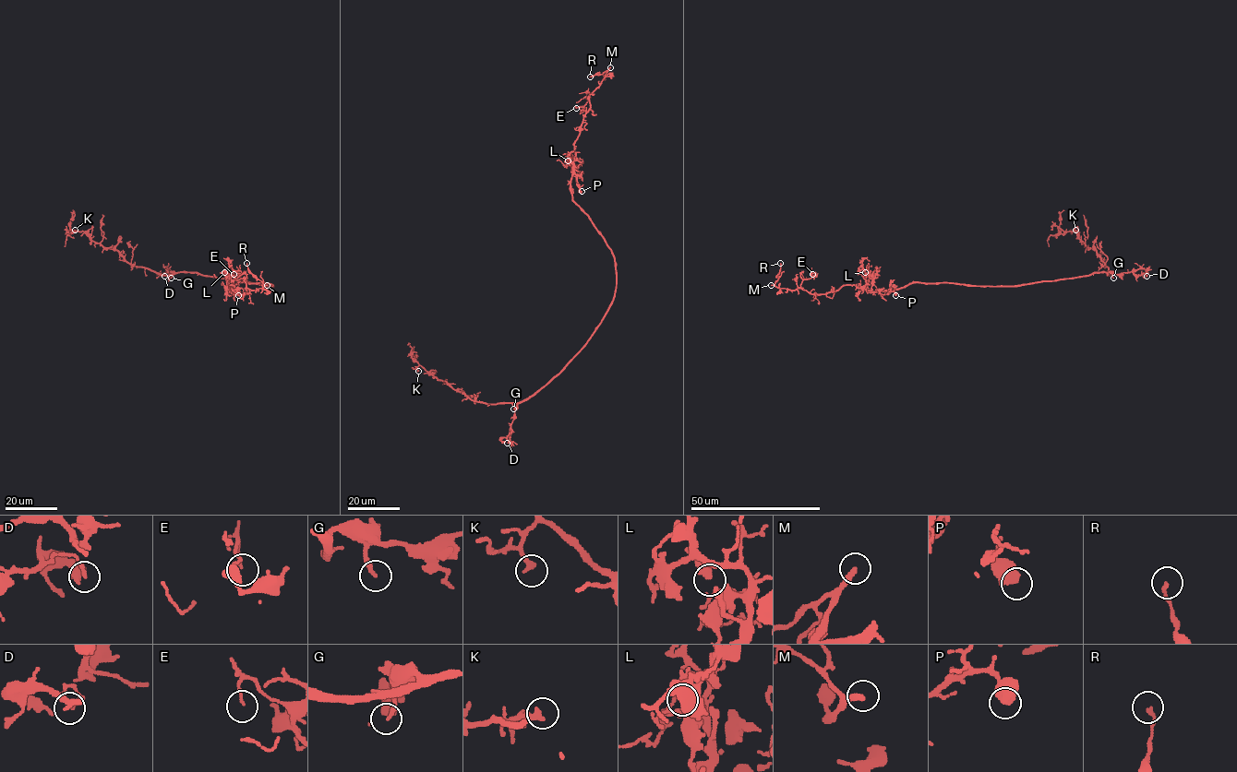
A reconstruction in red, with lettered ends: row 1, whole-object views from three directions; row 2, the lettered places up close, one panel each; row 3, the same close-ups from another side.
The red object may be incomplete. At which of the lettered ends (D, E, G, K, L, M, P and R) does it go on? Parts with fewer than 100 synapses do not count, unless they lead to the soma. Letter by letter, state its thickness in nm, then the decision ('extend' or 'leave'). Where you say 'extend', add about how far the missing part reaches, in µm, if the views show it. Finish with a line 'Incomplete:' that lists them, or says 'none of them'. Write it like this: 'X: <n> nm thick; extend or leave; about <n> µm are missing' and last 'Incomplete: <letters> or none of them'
D: 160 nm thick; leave
E: 80 nm thick; leave
G: 180 nm thick; leave
K: 280 nm thick; leave
L: 400 nm thick; leave
M: 280 nm thick; extend; about 50 µm are missing
P: 600 nm thick; leave
R: 160 nm thick; leave
Incomplete: M

